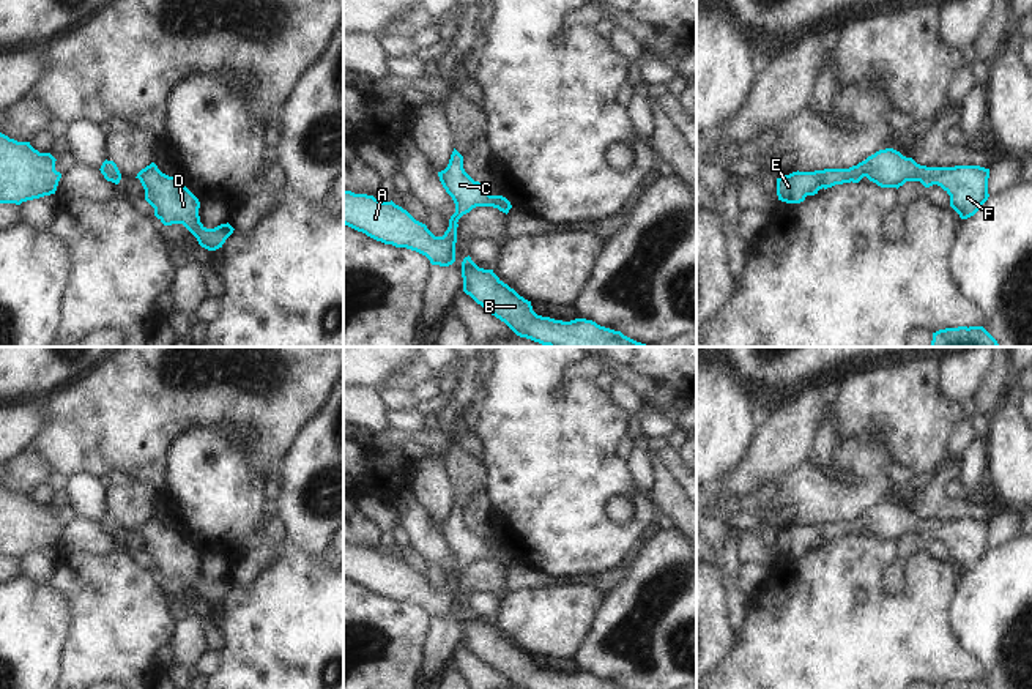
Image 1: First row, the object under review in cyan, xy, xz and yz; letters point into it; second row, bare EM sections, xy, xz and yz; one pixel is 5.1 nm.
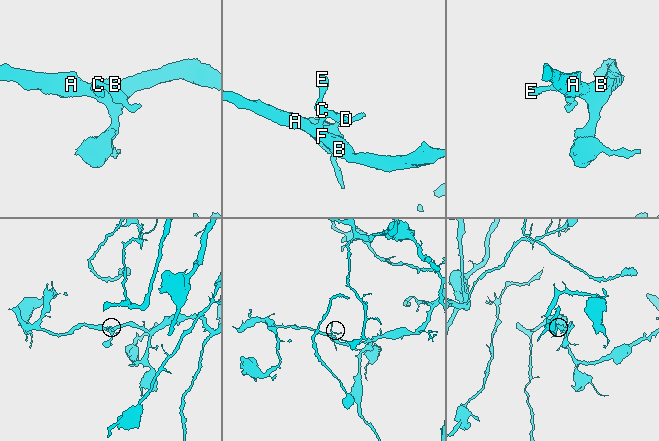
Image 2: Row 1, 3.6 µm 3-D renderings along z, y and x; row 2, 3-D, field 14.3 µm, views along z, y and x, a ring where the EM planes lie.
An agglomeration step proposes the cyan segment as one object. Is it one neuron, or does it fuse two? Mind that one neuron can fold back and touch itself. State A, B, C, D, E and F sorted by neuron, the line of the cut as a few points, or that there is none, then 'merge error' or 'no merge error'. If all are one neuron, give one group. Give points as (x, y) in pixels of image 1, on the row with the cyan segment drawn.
A B C D E F; no cut; no merge error

